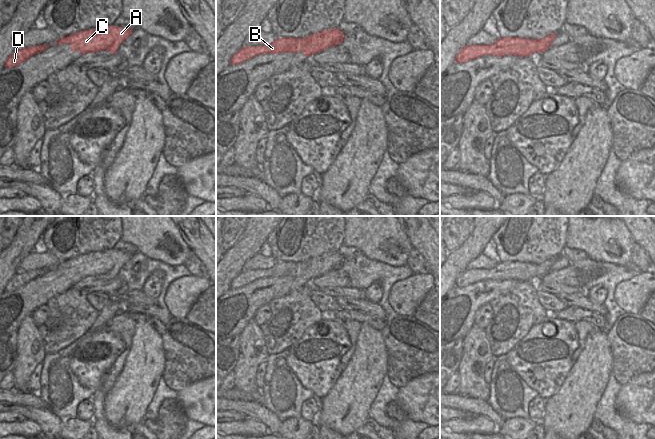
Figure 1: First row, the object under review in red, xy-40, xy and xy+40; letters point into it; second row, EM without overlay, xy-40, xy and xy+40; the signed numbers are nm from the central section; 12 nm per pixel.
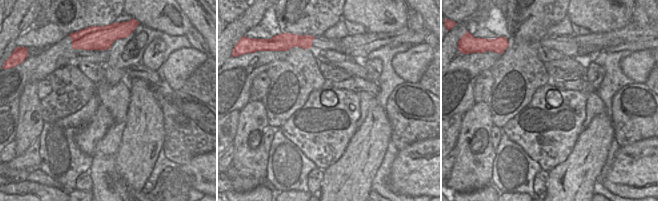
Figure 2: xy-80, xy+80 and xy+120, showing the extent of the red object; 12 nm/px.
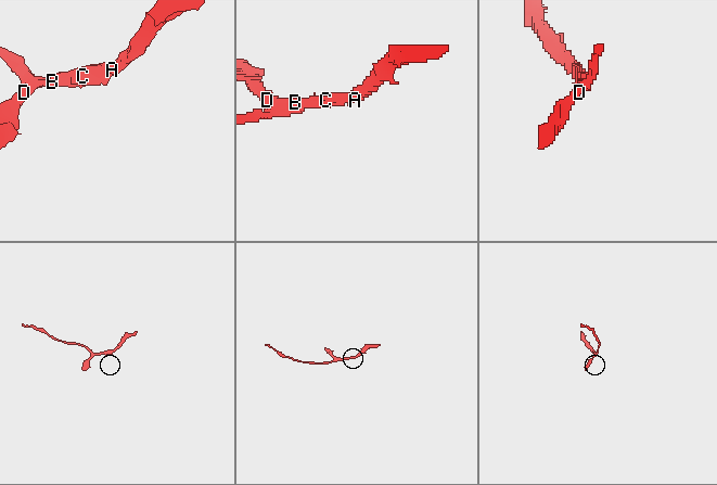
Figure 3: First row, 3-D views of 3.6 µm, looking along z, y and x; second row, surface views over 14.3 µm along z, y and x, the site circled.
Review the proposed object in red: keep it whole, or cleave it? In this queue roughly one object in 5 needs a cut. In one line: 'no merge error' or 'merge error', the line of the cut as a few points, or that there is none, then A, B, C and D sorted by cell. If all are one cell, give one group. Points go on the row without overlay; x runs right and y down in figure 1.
merge error; cut in xy along (294, 262), (300, 262), (306, 266), (302, 274); A C / B D

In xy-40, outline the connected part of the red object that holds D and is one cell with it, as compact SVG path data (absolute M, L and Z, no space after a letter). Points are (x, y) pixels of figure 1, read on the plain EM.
M40 269L40 270L31 270L26 271L21 274L15 274L7 283L4 291L12 292L15 291L24 285L26 285L29 281L40 277L50 271L51 269Z

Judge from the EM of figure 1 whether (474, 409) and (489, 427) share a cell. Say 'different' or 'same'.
different

